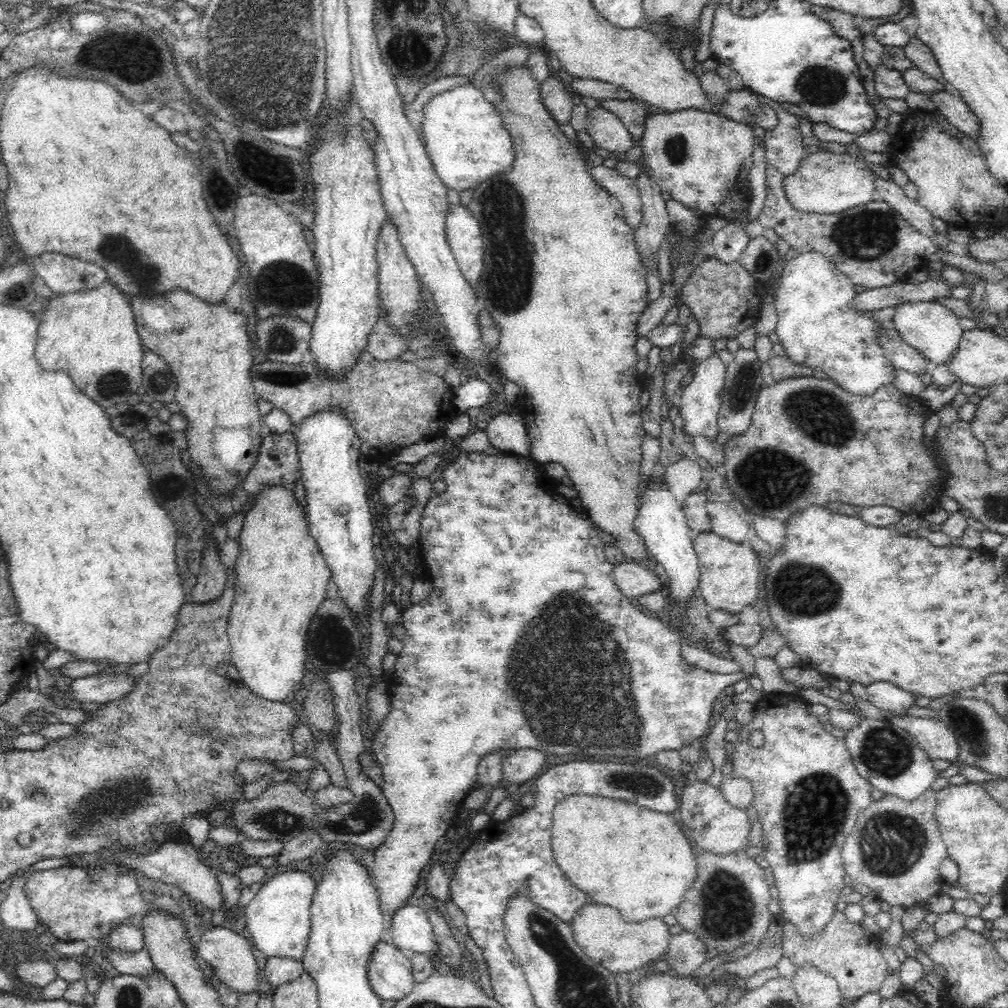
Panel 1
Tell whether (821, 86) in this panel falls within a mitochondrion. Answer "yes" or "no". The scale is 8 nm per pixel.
yes

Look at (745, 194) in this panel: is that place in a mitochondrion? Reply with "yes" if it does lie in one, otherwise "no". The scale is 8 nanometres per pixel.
no

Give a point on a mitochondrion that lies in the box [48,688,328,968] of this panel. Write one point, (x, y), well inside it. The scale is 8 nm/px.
(84, 816)

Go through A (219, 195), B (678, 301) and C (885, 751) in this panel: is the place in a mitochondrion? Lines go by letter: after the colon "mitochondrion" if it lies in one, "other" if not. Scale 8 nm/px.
A: mitochondrion
B: other
C: mitochondrion

